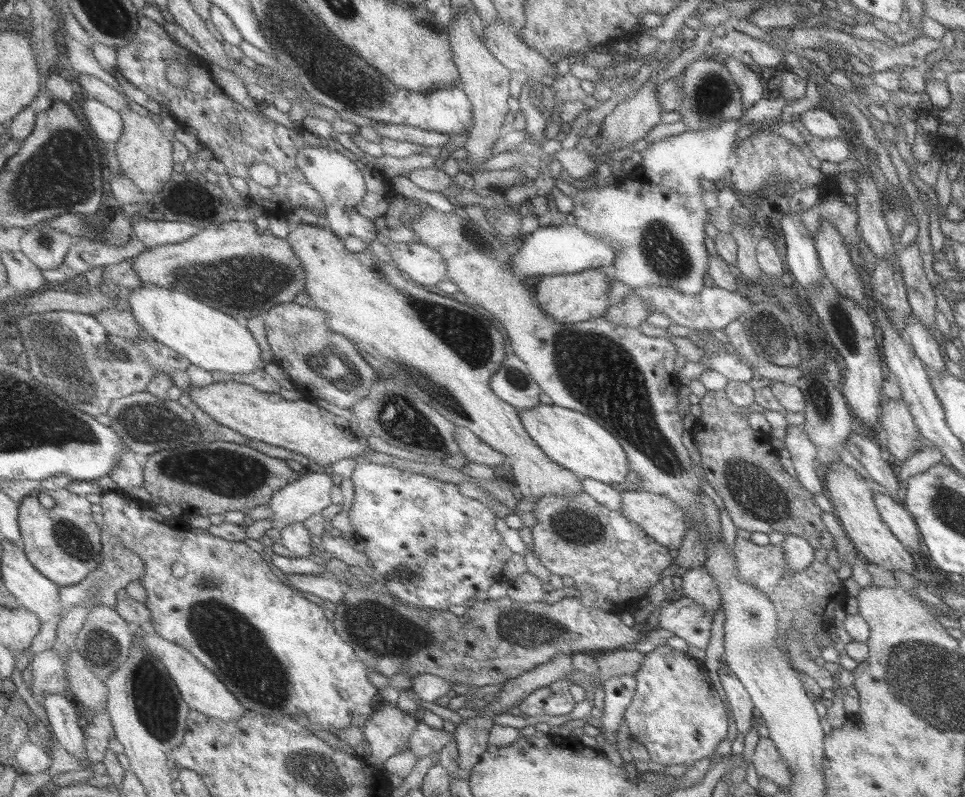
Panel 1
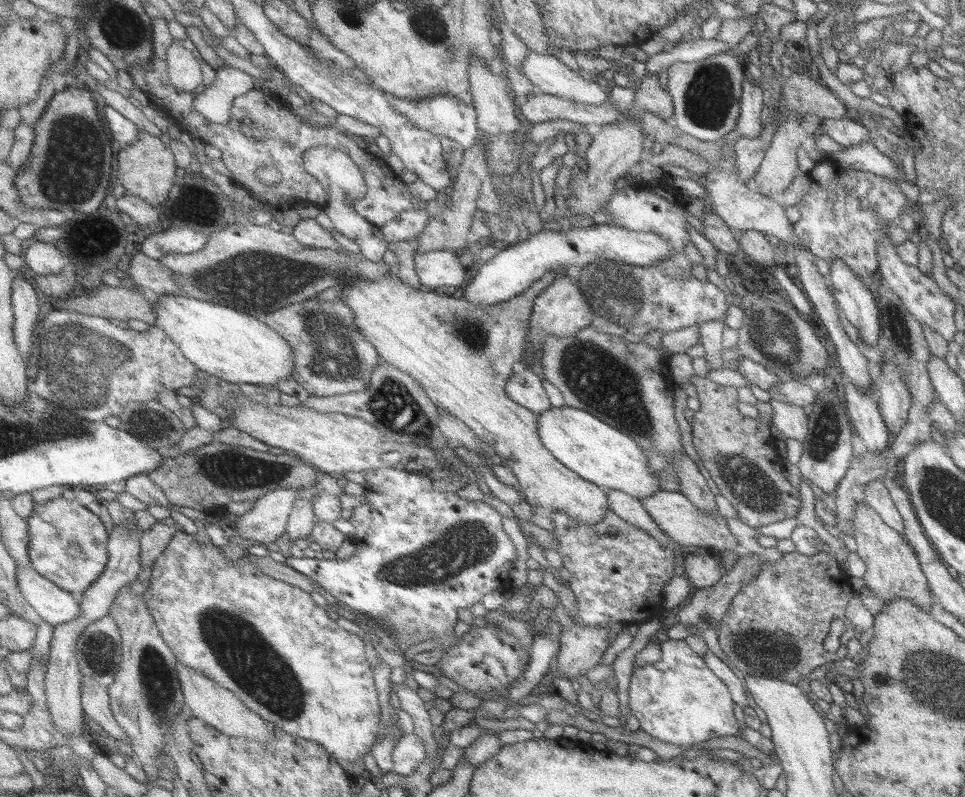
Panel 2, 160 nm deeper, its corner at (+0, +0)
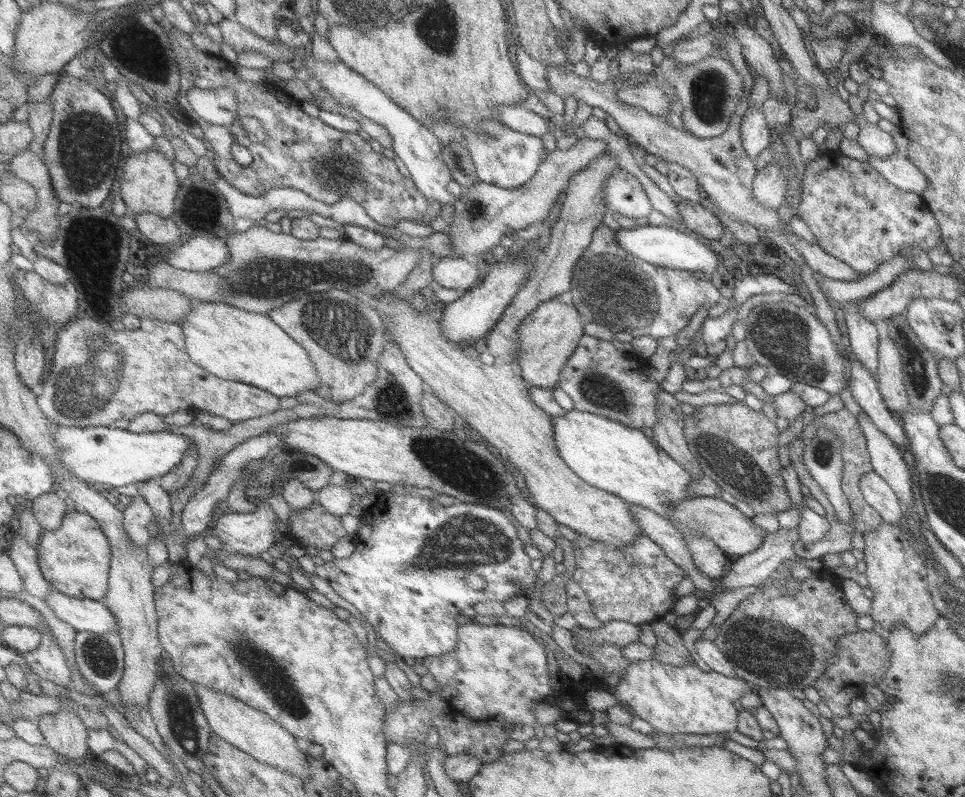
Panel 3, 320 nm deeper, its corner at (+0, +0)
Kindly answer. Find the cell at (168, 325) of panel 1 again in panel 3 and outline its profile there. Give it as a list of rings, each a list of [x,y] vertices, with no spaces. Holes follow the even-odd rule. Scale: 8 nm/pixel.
[[[196,301],[194,310],[182,322],[186,348],[190,357],[200,367],[222,379],[234,380],[270,391],[279,398],[297,398],[298,394],[316,390],[320,386],[315,363],[302,343],[298,343],[283,327],[280,327],[270,314],[259,314],[231,306],[227,303],[203,303]]]

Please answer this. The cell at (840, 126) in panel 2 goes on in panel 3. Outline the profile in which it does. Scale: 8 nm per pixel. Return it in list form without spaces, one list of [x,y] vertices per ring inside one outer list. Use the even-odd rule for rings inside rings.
[[[867,122],[859,127],[855,142],[869,157],[885,159],[896,154],[890,133],[881,131],[877,125]]]

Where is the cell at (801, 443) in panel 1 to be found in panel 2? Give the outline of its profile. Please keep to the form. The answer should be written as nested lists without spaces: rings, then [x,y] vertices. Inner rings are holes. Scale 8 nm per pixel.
[[[769,400],[771,406],[770,422],[777,432],[785,438],[803,442],[807,434],[807,415],[800,406],[778,400]]]

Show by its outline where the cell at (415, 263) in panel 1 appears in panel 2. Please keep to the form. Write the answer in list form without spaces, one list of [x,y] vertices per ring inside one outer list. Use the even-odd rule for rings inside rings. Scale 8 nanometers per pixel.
[[[415,248],[415,271],[423,288],[433,290],[443,286],[459,286],[467,280],[468,264],[456,251],[418,250]]]

